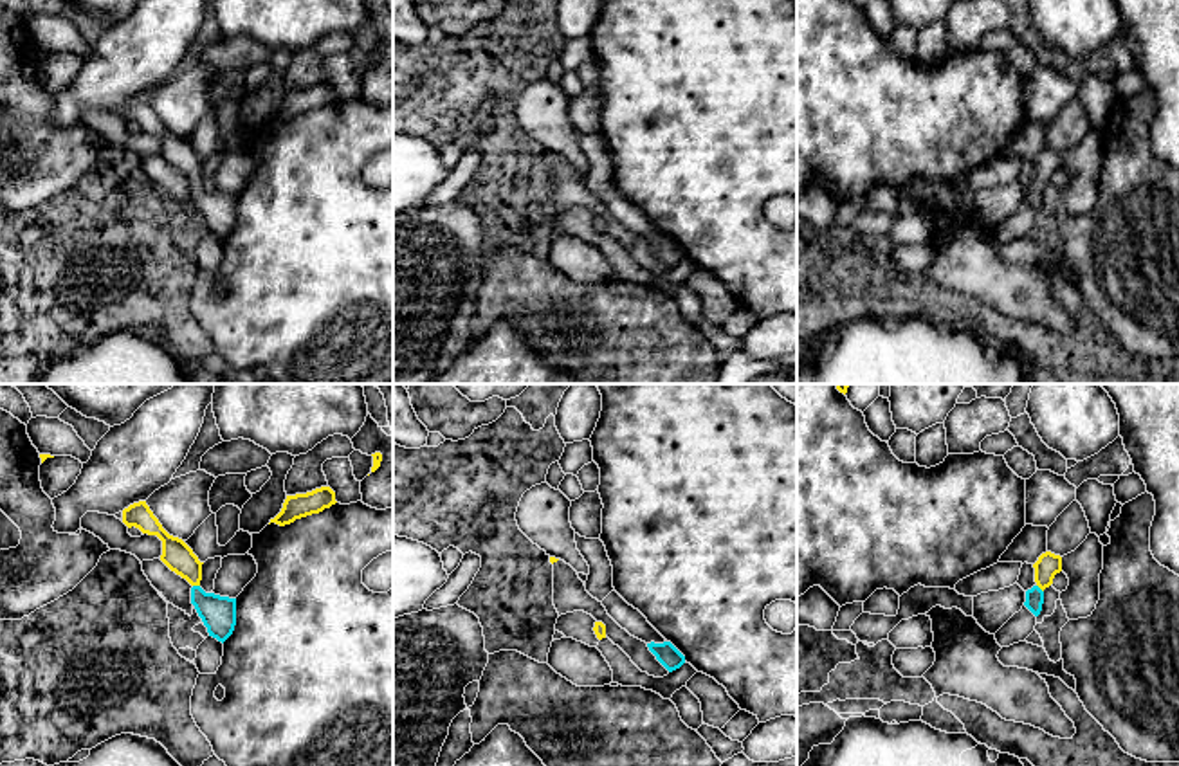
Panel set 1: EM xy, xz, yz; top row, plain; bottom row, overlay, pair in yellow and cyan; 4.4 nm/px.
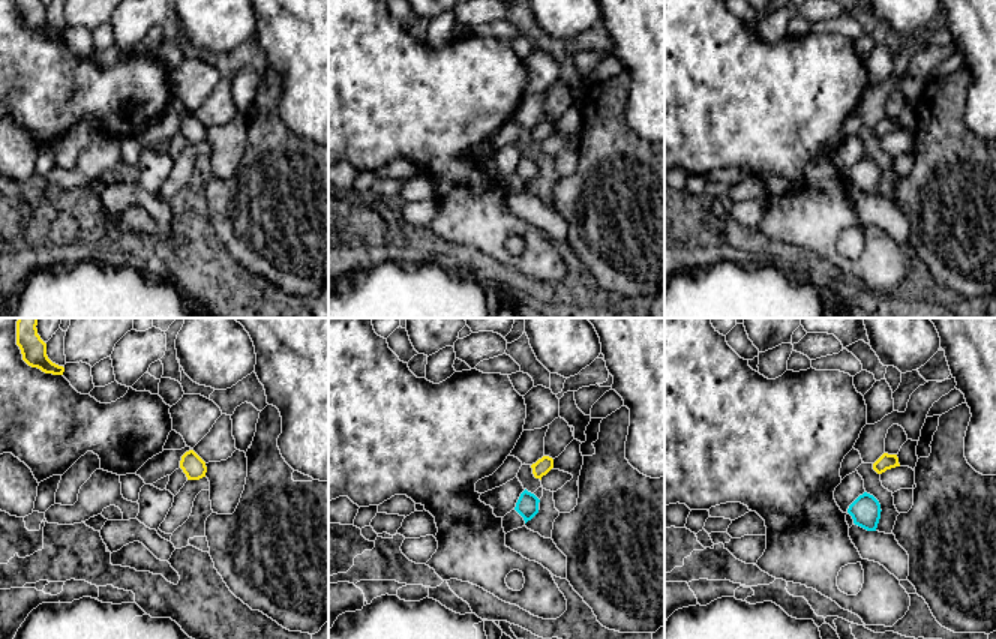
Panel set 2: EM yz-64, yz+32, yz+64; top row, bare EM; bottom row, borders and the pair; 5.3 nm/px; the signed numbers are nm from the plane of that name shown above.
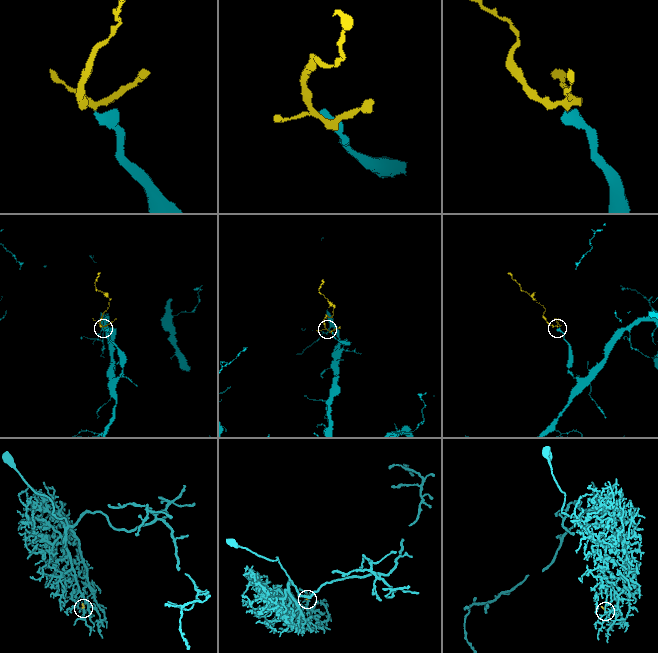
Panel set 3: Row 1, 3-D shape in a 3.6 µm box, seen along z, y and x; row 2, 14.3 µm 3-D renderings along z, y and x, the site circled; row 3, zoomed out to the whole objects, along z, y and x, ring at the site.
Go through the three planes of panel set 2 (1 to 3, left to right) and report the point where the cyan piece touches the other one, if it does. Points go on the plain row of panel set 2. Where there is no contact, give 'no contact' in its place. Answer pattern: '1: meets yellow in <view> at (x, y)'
1: no contact
2: no contact
3: no contact

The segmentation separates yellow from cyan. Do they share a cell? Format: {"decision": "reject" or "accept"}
{"decision": "accept"}

